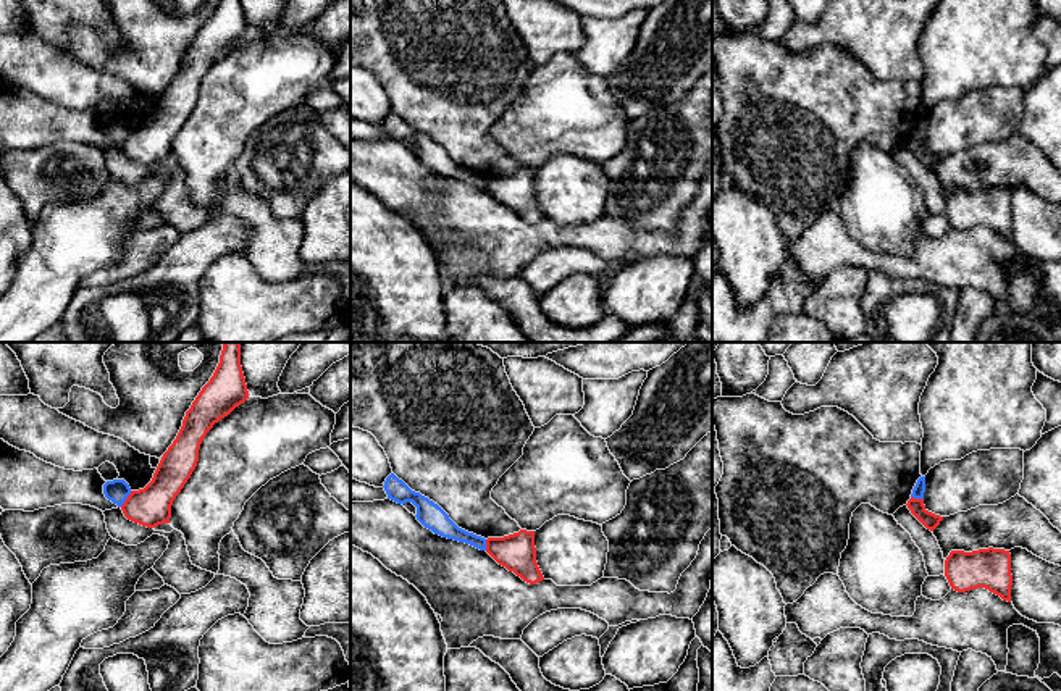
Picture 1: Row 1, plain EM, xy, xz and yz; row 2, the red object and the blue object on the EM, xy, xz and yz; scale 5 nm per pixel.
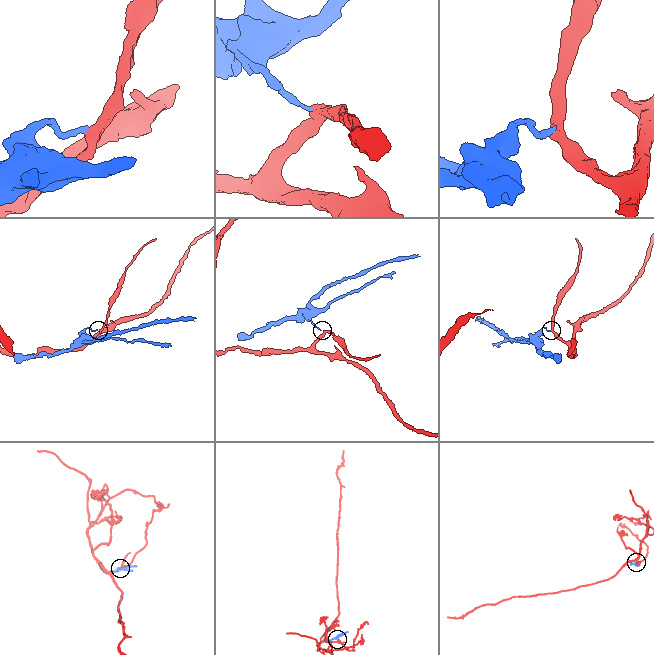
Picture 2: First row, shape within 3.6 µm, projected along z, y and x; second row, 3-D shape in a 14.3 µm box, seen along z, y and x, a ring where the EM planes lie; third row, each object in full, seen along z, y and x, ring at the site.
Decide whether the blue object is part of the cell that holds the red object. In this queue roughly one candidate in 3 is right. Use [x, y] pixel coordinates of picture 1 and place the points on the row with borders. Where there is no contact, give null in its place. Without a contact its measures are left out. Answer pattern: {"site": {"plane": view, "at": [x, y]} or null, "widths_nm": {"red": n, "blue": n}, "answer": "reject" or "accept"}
{"site": {"plane": "xy", "at": [126, 499]}, "widths_nm": {"red": 190, "blue": 120}, "answer": "reject"}

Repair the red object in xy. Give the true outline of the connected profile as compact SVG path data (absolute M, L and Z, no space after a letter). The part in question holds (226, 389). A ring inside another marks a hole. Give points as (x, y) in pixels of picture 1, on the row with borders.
M224 342L213 376L186 412L182 426L163 454L152 481L144 489L131 491L121 505L124 517L147 528L170 523L173 500L197 467L203 438L247 399L241 344Z

